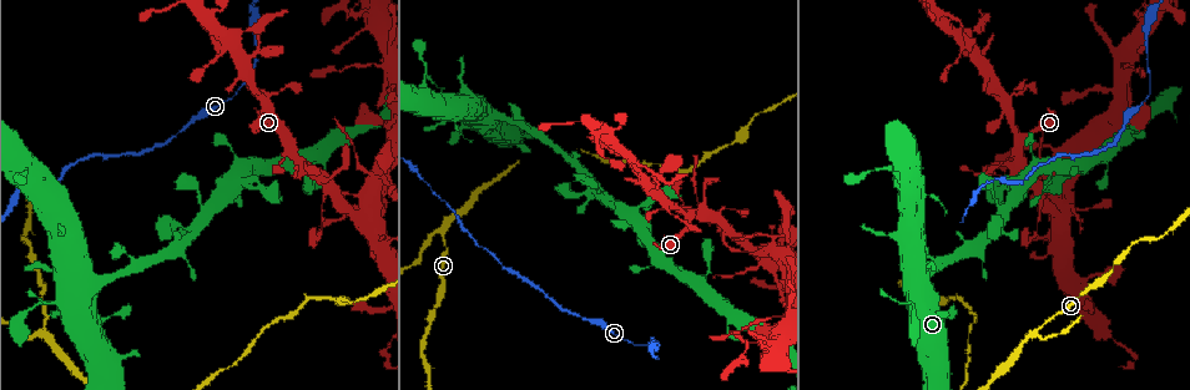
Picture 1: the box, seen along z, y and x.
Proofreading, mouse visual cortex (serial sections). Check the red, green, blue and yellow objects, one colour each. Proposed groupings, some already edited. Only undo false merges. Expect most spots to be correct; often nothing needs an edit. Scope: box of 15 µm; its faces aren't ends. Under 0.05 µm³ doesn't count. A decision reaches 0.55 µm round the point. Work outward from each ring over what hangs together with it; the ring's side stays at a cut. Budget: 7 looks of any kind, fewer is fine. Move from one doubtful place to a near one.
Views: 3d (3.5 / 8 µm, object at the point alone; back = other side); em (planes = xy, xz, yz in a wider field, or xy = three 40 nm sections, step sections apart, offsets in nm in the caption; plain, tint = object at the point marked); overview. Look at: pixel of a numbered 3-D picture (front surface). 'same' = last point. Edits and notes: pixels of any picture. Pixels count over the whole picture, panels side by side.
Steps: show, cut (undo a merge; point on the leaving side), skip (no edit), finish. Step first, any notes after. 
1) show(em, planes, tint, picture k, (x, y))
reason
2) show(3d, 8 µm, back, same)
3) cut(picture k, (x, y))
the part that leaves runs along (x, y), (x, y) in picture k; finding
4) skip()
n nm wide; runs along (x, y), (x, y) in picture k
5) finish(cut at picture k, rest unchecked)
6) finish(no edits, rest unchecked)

show(3d, 3.5 µm, picture 1, (1020, 138))
four or more arms meet

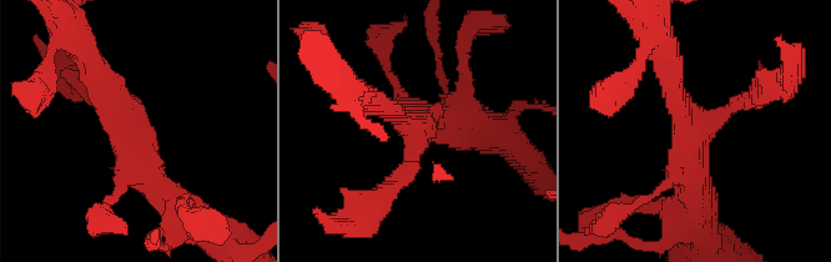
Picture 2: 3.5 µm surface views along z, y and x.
show(em, xy, step 3, tint, picture 2, (134, 130))
4 arms; arms of 200, 250, 300, 400 nm

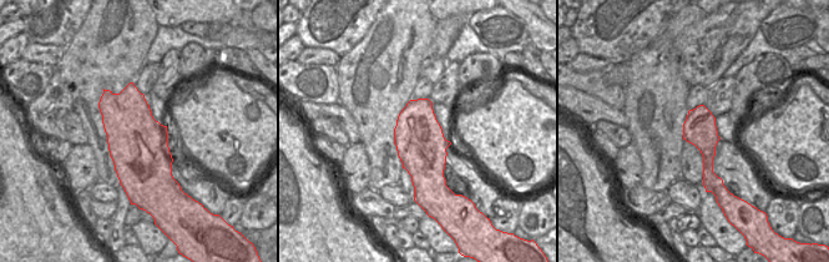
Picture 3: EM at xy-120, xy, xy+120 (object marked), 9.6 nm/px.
skip()
runs along (759, 90), (691, 140), (691, 205) in picture 2; all the same cell

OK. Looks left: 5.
show(3d, 3.5 µm, picture 1, (596, 191))
thick turns thin

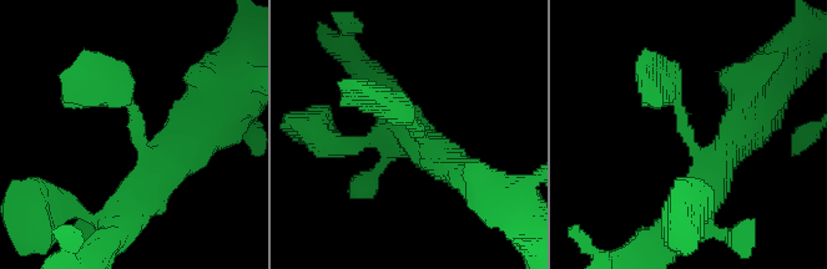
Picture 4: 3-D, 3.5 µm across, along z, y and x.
skip()
runs along (147, 184), (132, 105), (79, 74) in picture 4; one cell here

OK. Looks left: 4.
show(3d, 8 µm, picture 1, (909, 301))
calibre changes

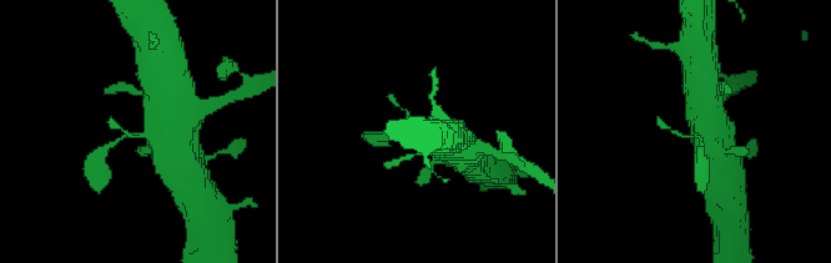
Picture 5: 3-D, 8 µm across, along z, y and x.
show(em, xy, step 2, tint, picture 5, (149, 134))
need the tissue

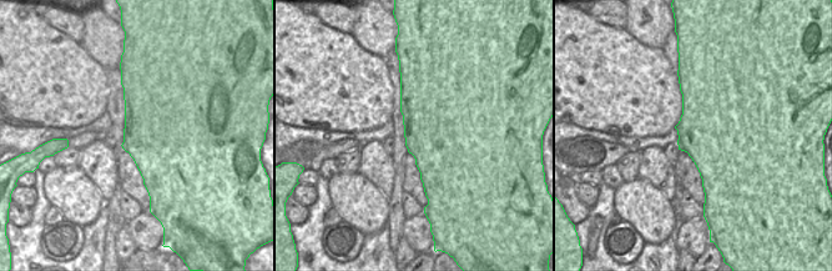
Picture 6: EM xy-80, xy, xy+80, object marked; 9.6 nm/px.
skip()
all the same cell

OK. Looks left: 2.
finish(no edits, rest unchecked)

